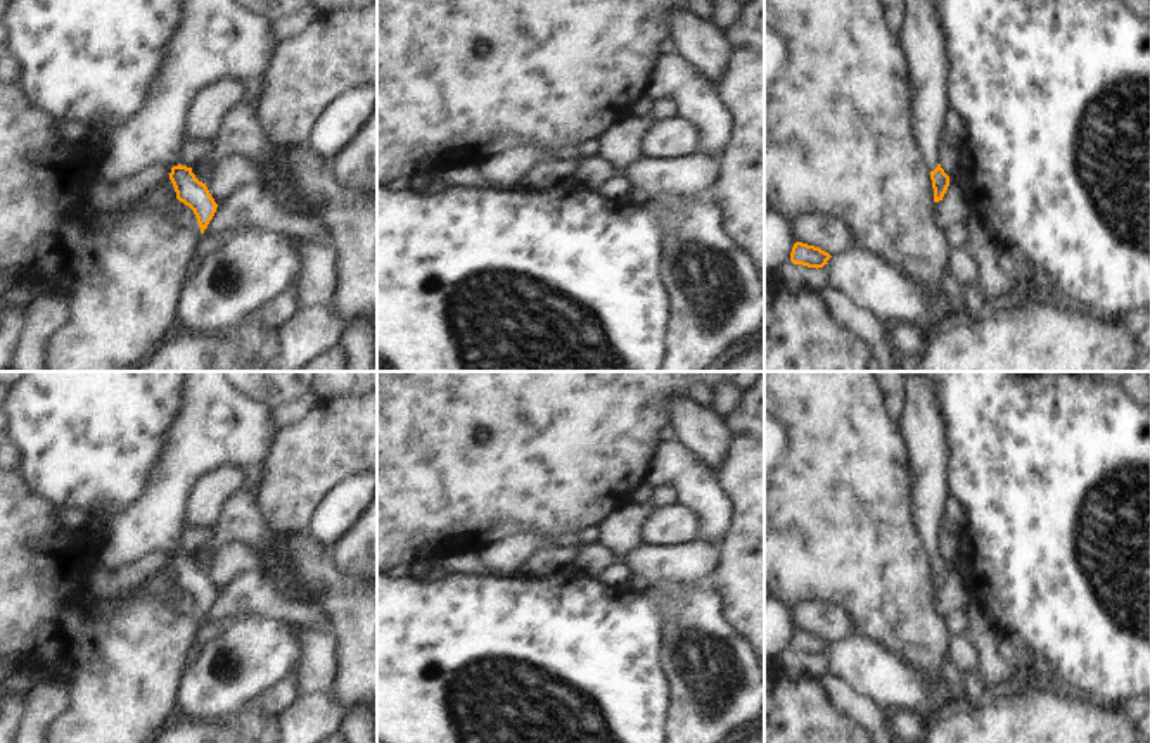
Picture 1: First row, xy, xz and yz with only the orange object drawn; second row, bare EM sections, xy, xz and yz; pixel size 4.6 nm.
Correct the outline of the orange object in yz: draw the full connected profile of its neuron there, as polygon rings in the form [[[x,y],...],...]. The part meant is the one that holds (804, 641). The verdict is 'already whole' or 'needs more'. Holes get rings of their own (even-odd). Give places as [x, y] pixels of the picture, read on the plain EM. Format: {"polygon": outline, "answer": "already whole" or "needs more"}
{"polygon": [[[795,629],[790,639],[790,648],[794,651],[802,651],[808,655],[816,655],[816,657],[823,655],[830,645],[832,643],[821,638],[820,634],[808,632],[802,629]]], "answer": "already whole"}

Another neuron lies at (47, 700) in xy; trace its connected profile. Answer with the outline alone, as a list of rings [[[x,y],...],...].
[[[43,679],[24,695],[24,712],[12,743],[45,743],[45,729],[69,707],[69,686]]]

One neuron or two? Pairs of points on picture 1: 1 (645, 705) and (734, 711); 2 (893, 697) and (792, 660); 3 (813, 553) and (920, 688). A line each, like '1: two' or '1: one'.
1: two
2: one
3: two

